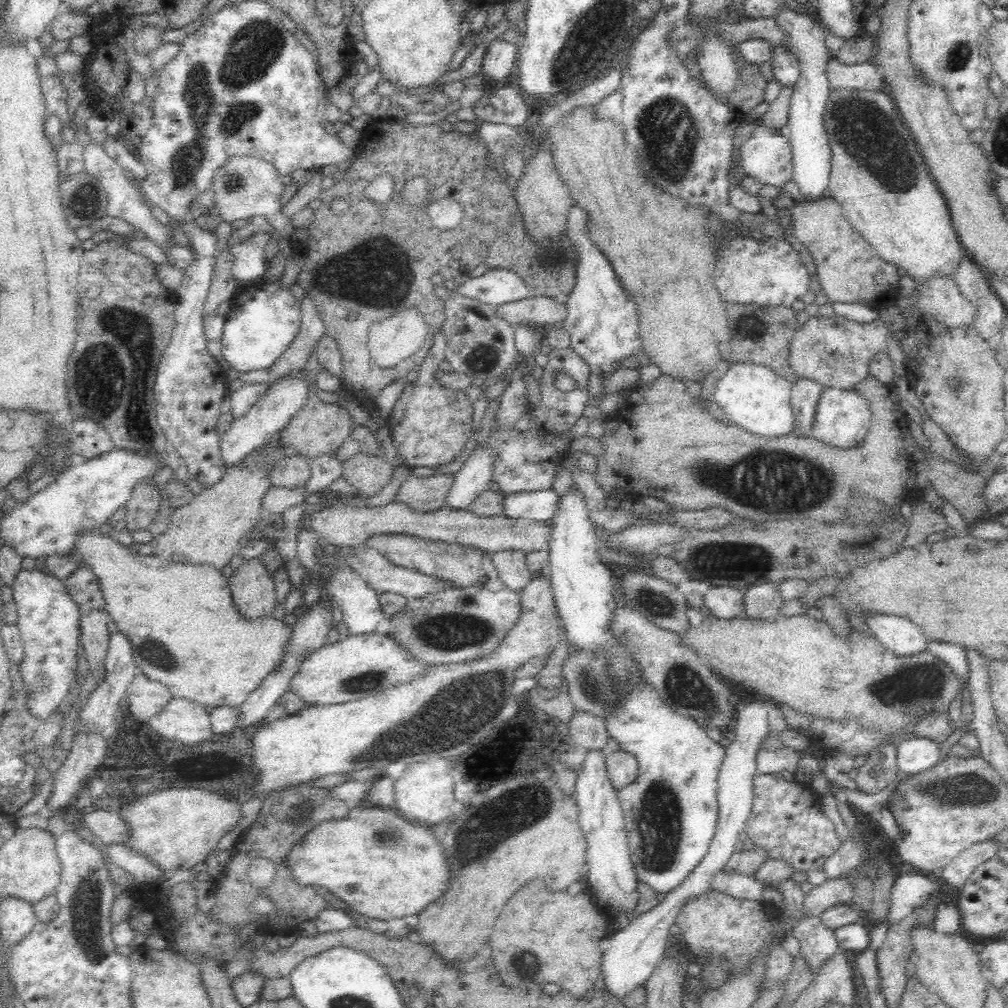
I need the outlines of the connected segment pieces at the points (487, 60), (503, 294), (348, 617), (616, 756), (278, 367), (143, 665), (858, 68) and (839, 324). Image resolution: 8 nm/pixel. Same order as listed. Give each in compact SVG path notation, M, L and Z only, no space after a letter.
M495 39L485 51L483 57L484 73L490 86L505 84L514 70L517 47L512 43Z
M490 265L490 269L484 276L480 278L471 278L464 286L460 286L460 293L470 298L480 300L483 304L494 308L530 296L524 282L514 272L502 270L502 268L496 267L495 265Z
M344 567L331 582L330 600L342 610L342 621L348 628L348 635L360 636L376 633L380 620L384 618L381 611L379 595L370 588L358 574Z
M607 749L604 751L604 756L608 779L617 790L630 785L638 778L640 763L632 752L624 749Z
M305 298L301 304L301 326L291 346L263 370L268 377L277 380L290 373L300 374L304 371L310 354L315 350L318 342L325 336L325 327L315 305Z
M99 531L90 535L82 535L77 542L76 549L76 554L85 564L93 566L96 576L99 578L110 619L115 621L119 630L123 630L130 637L133 644L133 661L148 678L167 684L172 696L182 696L182 698L194 700L194 702L198 702L198 704L203 705L207 709L210 706L224 705L239 707L261 685L261 682L268 678L269 674L284 673L279 672L279 670L285 663L285 658L289 655L289 644L293 635L293 627L285 624L280 618L272 616L271 612L270 614L260 614L260 616L248 616L246 618L234 600L232 600L229 578L226 578L221 570L214 568L208 563L200 565L172 563L155 555L138 555L131 552L129 547L124 548L120 546L113 535L103 535Z
M833 57L827 64L827 76L831 86L848 88L885 89L885 77L881 67L867 60L856 64L839 63Z
M834 314L830 317L815 316L805 322L794 334L789 350L792 370L804 379L812 379L822 388L834 387L852 390L858 381L869 374L868 360L872 354L885 350L889 329L881 319L861 323Z

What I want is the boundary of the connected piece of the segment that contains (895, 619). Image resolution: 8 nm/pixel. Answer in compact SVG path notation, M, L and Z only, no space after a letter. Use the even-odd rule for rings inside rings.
M875 614L868 617L865 622L874 636L896 656L912 656L926 651L929 640L920 627L906 617Z

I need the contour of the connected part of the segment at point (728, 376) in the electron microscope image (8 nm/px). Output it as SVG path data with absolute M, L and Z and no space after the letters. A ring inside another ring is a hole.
M734 358L730 366L714 384L712 399L720 412L731 424L736 424L748 432L764 436L782 436L790 432L792 426L791 388L787 378L780 376L765 364L752 360Z

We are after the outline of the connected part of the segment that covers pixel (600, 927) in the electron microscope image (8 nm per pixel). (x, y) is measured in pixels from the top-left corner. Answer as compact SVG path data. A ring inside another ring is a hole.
M534 878L522 885L522 888L508 900L508 904L500 911L494 930L489 934L488 942L494 954L494 962L500 976L507 984L524 984L526 980L534 982L556 982L562 989L581 996L594 985L602 974L601 960L603 951L600 940L606 936L608 917L592 896L577 893L570 896L568 890L552 890L542 878ZM526 956L534 956L526 964Z

